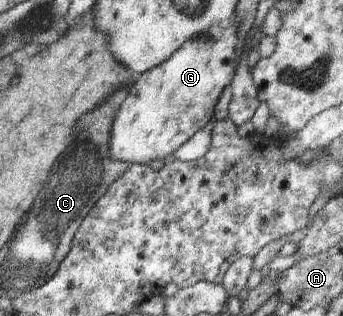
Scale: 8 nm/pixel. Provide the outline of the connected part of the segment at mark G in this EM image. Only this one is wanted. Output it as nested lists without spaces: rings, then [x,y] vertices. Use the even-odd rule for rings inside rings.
[[[233,19],[219,40],[198,38],[187,41],[168,61],[141,74],[138,81],[128,89],[125,100],[115,115],[108,146],[110,159],[125,164],[148,165],[152,161],[175,155],[214,116],[216,104],[224,90],[232,83],[236,71],[237,61],[234,56],[237,43],[238,36]]]

